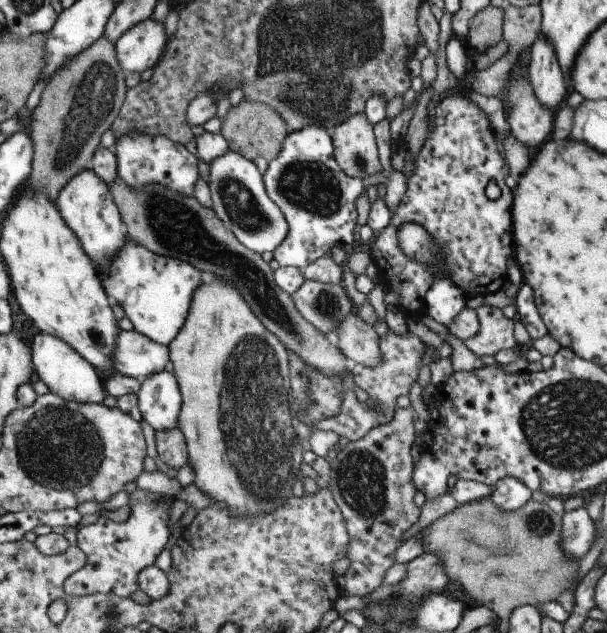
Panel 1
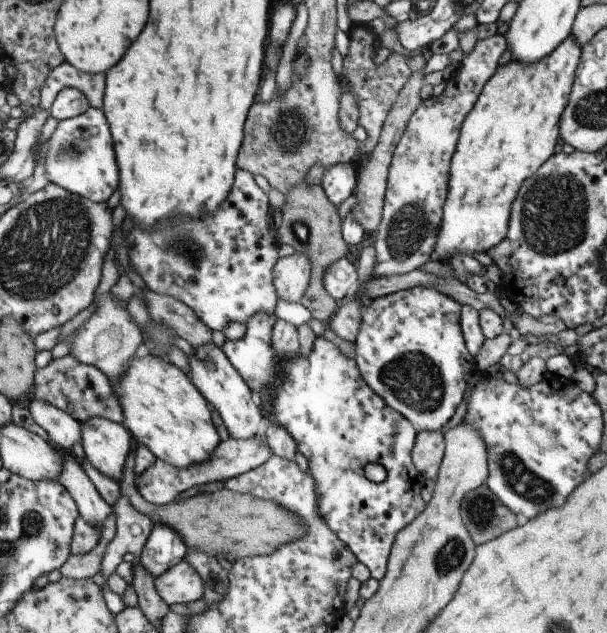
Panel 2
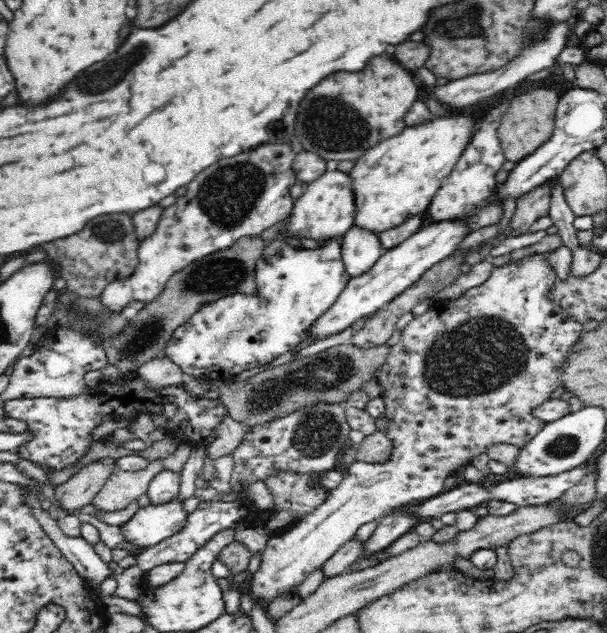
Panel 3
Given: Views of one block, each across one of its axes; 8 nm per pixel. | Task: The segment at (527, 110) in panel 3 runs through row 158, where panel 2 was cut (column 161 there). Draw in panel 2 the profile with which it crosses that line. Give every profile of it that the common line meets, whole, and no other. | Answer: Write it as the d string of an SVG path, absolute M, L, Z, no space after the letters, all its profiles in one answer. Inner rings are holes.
M129 433L129 452L125 457L121 478L120 494L141 515L147 515L153 524L165 523L181 535L186 547L211 556L216 553L232 554L235 559L255 555L270 555L281 545L297 540L306 534L302 520L291 511L270 500L257 498L235 490L219 489L209 494L194 495L181 502L166 505L148 503L133 484L134 450L139 444Z

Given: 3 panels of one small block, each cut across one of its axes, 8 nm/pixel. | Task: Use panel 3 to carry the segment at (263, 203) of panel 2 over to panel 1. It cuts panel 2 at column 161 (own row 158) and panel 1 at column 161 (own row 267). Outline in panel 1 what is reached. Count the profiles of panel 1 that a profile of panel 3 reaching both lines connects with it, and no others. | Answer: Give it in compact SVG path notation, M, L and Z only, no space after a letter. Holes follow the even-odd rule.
M125 134L115 139L116 176L129 188L141 188L145 184L161 184L181 196L192 196L193 186L198 178L197 159L182 143L165 136L147 134Z

